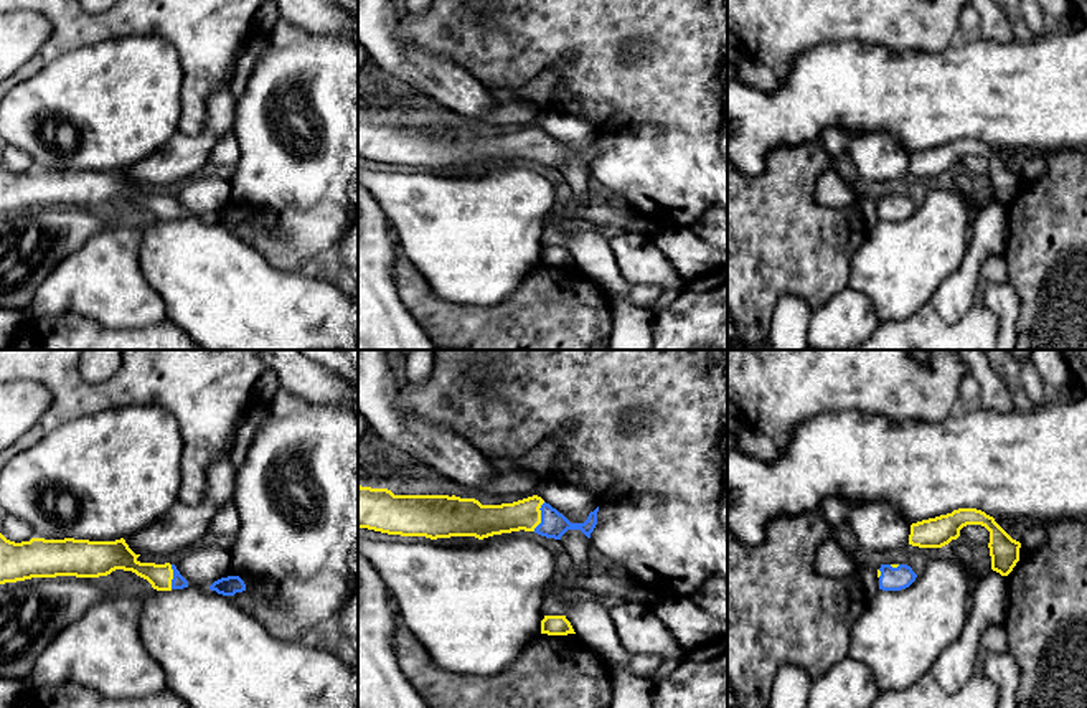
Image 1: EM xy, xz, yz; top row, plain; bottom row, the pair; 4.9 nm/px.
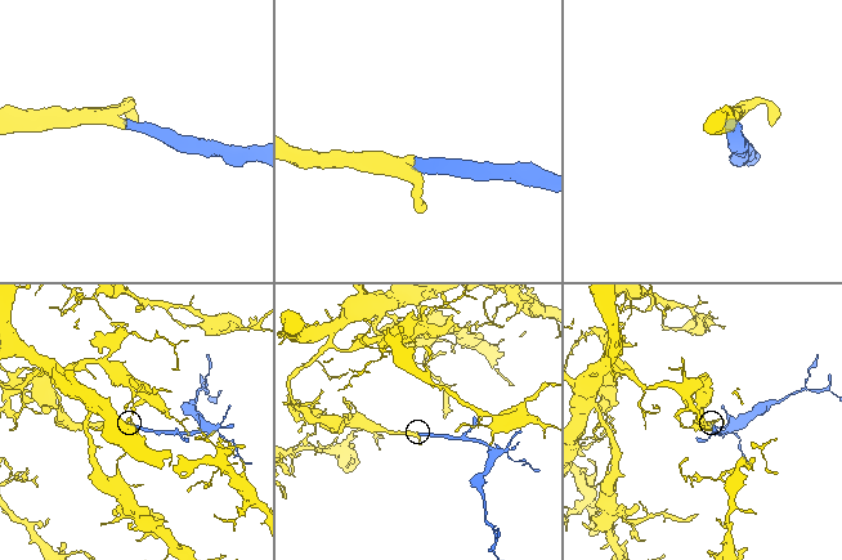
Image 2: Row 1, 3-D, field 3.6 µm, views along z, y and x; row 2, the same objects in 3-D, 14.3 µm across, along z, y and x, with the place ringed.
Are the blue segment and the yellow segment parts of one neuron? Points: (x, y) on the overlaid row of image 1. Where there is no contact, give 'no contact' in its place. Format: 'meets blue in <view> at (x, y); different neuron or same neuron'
meets blue in xz at (541, 517); same neuron

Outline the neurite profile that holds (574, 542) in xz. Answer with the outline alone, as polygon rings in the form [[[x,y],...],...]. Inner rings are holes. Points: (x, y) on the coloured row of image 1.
[[[567,530],[561,536],[561,545],[574,563],[574,574],[584,574],[584,566],[589,563],[591,540],[581,530]]]

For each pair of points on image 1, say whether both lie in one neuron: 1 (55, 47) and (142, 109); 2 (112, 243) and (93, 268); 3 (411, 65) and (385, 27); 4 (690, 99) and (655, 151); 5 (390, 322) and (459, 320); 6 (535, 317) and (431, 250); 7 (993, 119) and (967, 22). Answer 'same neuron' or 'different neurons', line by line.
1: different neurons
2: same neuron
3: same neuron
4: different neurons
5: different neurons
6: different neurons
7: different neurons

